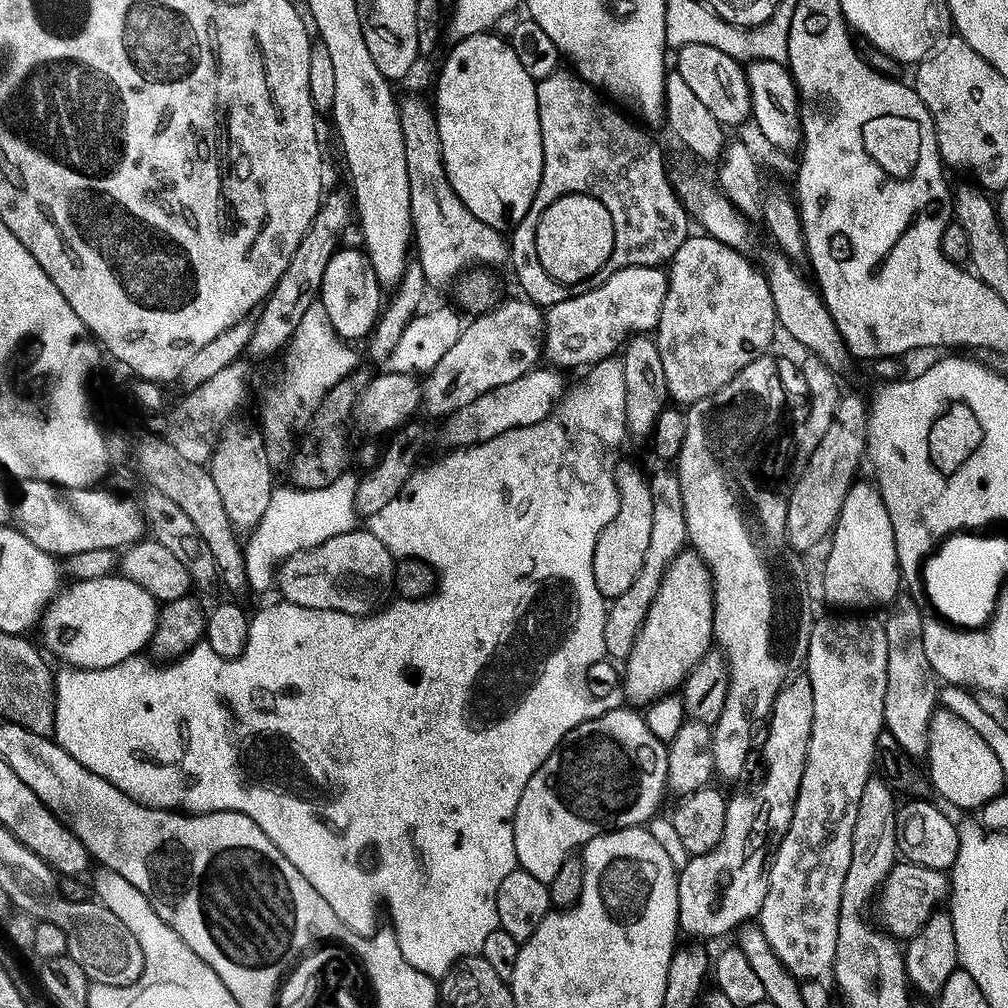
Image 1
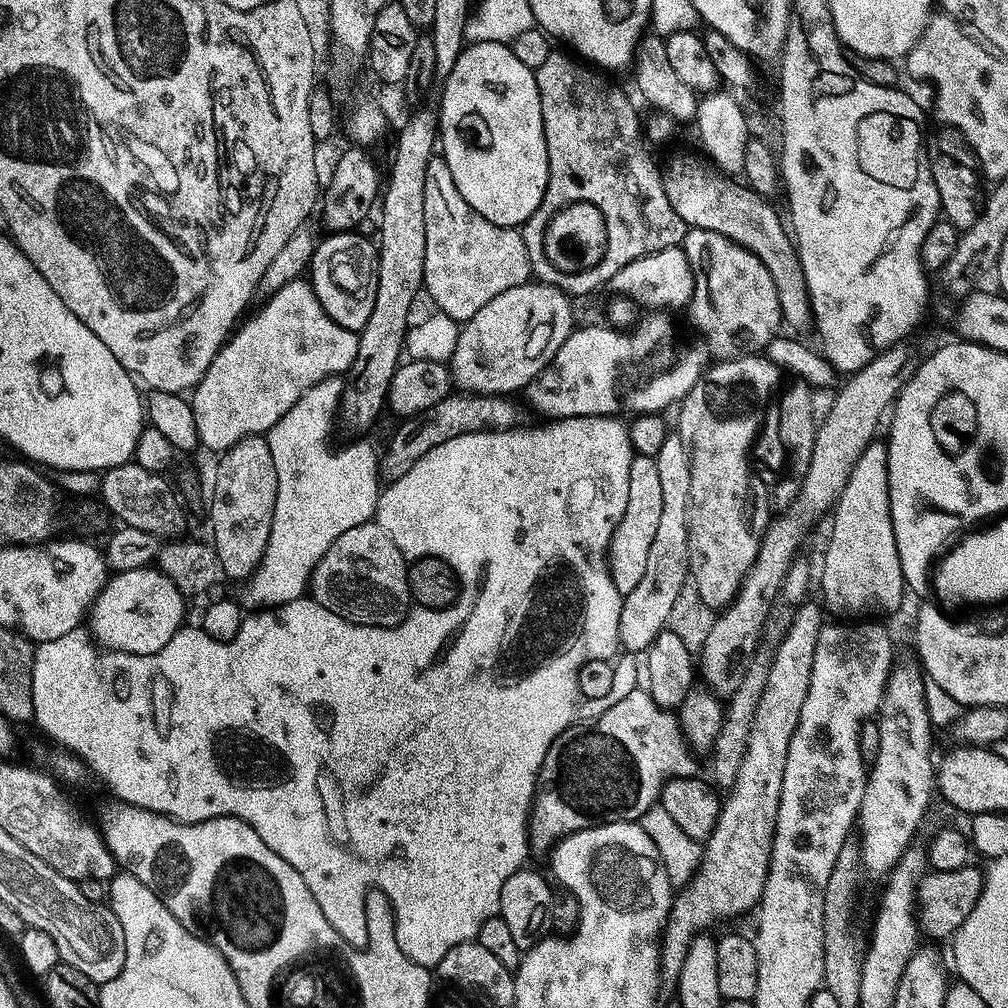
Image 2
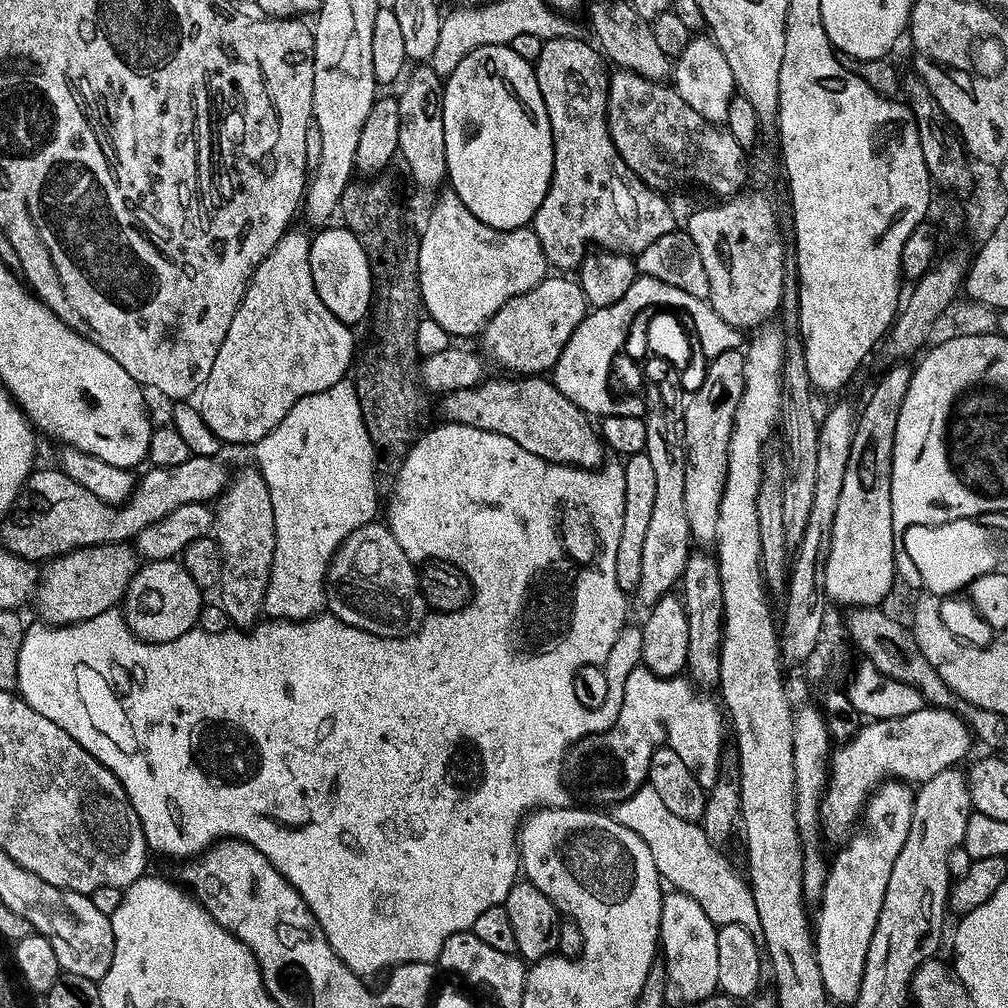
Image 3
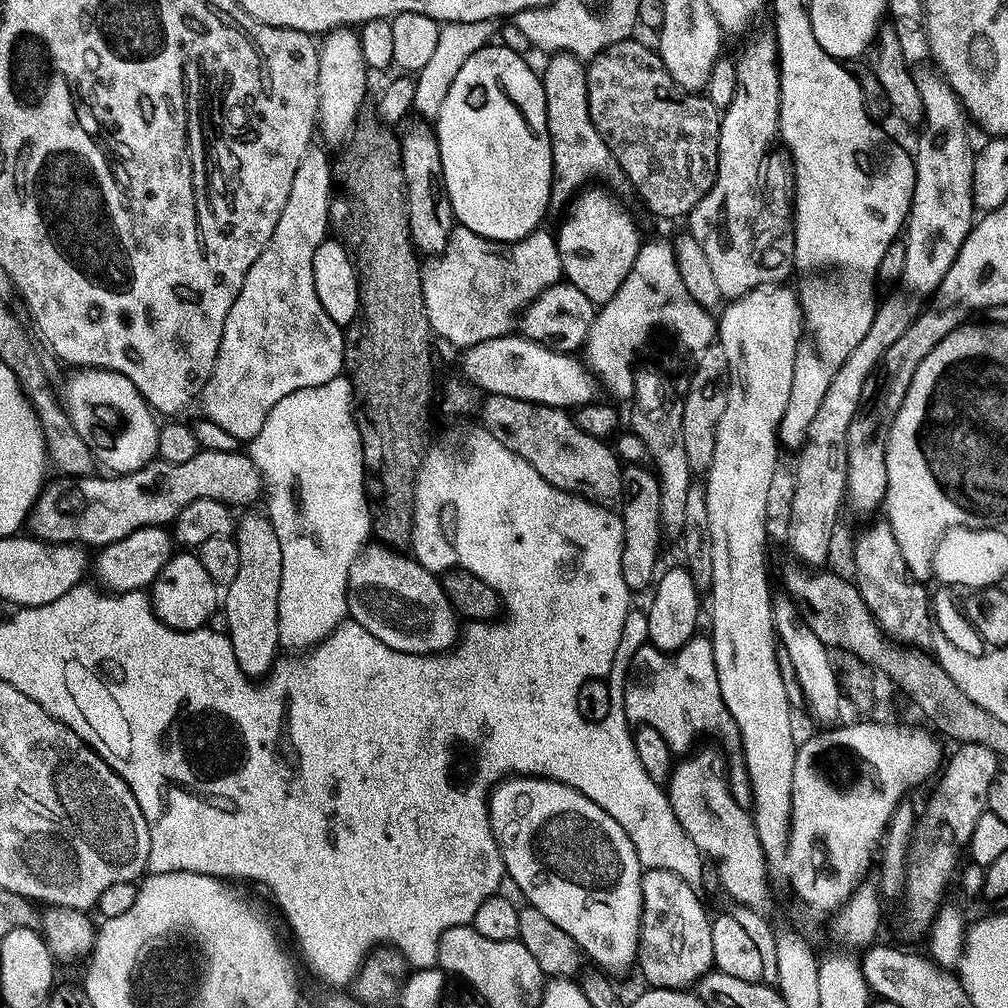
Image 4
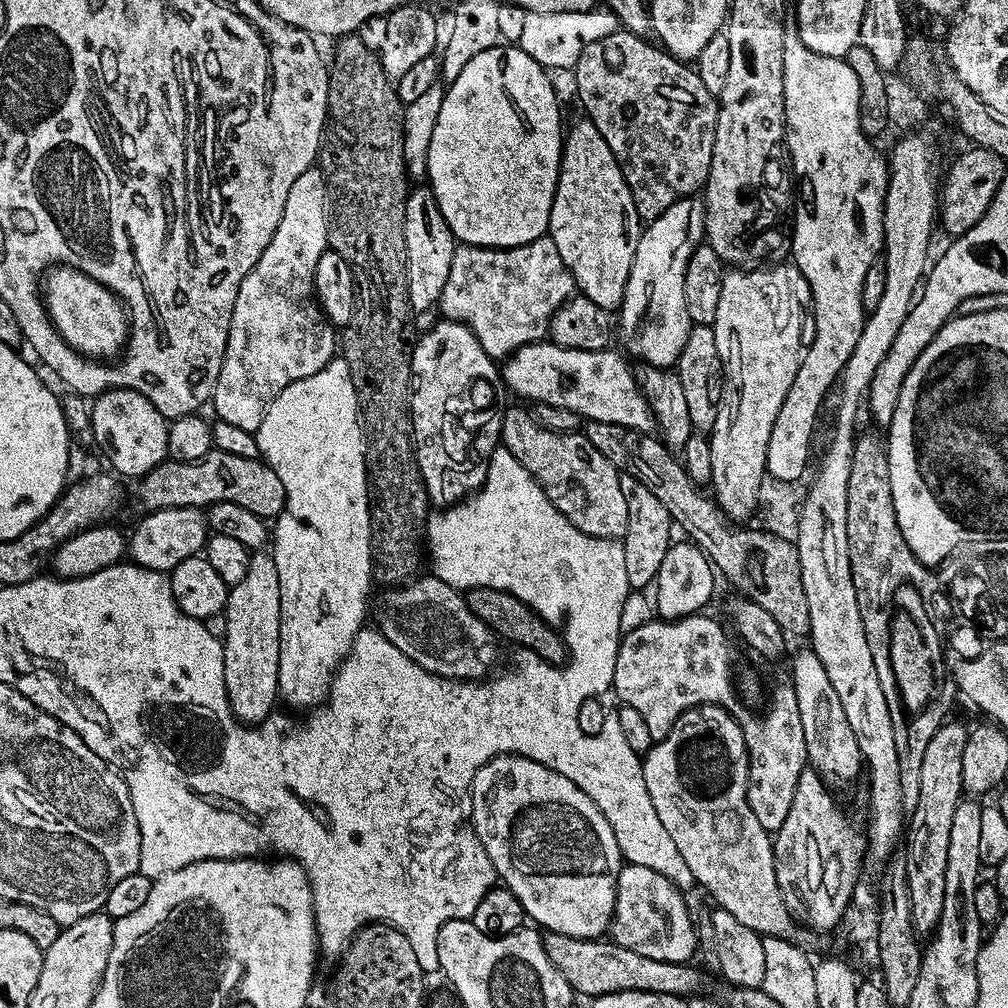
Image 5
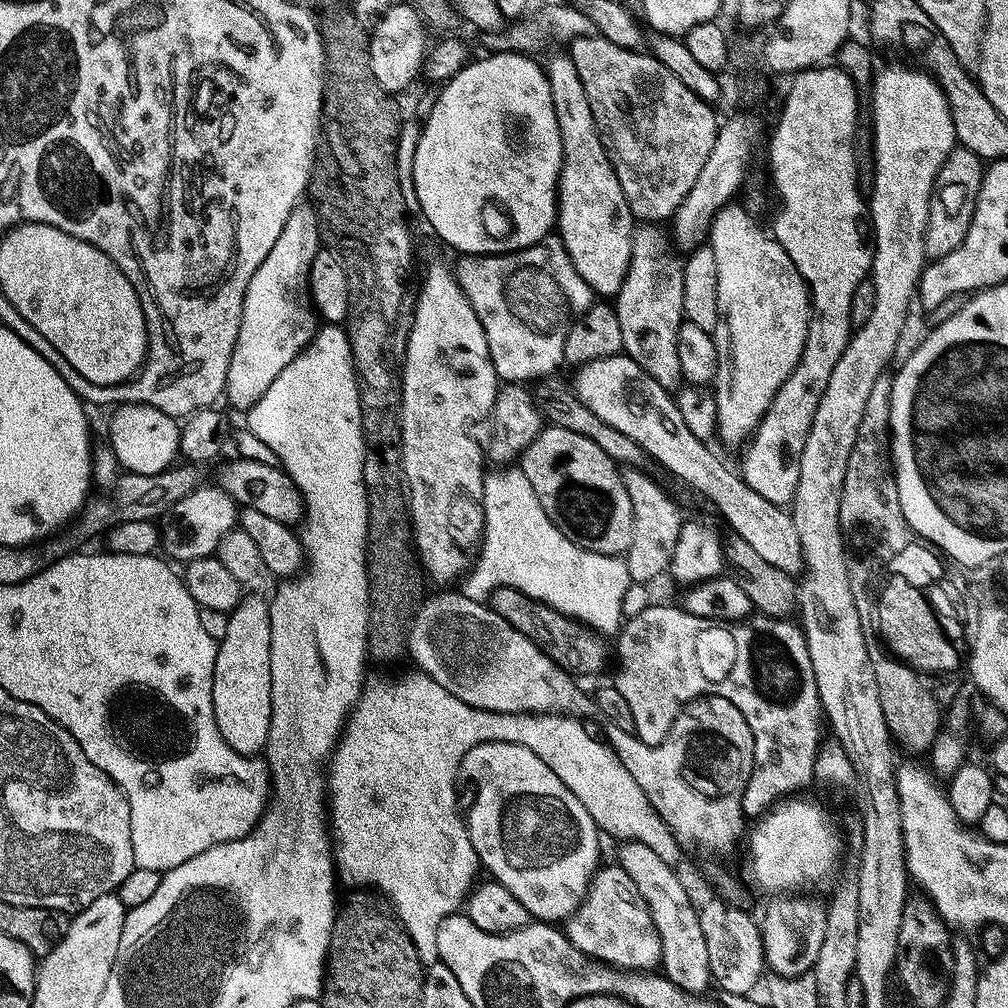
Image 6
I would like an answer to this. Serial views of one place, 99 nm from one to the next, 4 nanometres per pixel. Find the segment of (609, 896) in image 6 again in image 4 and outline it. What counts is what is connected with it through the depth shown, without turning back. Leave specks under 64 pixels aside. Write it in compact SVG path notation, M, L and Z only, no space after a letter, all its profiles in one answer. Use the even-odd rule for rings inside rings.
M649 868L641 875L640 885L644 913L640 919L638 968L644 971L651 987L687 989L714 968L710 915L704 909L697 889L670 870Z

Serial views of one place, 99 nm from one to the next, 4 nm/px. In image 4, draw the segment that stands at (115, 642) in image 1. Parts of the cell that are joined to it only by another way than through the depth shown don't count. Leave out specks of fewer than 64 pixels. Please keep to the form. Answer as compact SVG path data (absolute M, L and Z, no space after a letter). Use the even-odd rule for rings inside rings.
M180 550L162 566L158 578L150 586L152 613L163 622L165 628L189 632L205 627L210 614L218 608L218 585L206 574L199 555L192 550Z

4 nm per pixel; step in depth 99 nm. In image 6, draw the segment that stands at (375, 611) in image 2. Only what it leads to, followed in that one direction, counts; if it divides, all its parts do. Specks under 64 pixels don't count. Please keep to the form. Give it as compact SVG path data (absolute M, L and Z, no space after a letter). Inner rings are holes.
M440 590L424 605L415 609L410 621L407 655L419 671L425 672L438 686L446 686L450 694L462 698L466 706L474 706L483 712L518 712L521 714L567 714L577 718L592 718L597 715L596 701L575 684L564 669L544 653L526 634L518 634L506 618L502 618L487 603L479 604L456 590Z

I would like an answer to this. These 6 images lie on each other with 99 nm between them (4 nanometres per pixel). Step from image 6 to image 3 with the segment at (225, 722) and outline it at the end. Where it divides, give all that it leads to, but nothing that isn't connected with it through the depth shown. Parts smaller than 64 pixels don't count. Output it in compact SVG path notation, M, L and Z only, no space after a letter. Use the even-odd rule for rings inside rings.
M249 466L237 476L235 473L229 479L227 488L220 493L214 504L214 539L224 559L224 572L218 585L218 603L237 629L251 629L264 612L266 588L270 586L270 570L276 549L274 506L259 468Z

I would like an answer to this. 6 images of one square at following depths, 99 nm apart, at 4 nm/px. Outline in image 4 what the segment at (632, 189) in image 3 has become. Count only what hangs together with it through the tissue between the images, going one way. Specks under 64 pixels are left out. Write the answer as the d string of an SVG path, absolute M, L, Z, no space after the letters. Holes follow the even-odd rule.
M557 52L547 57L548 65L545 66L544 72L542 68L542 79L544 81L544 93L546 94L546 118L548 119L548 129L550 130L550 146L552 147L552 199L550 201L553 209L560 208L569 203L592 180L595 176L608 176L608 180L614 187L625 187L626 181L624 172L620 169L620 165L616 163L616 159L612 156L612 151L606 146L606 142L602 138L602 134L598 134L598 130L594 126L594 122L590 118L590 106L588 105L588 69L585 61L576 56L572 56L568 52Z

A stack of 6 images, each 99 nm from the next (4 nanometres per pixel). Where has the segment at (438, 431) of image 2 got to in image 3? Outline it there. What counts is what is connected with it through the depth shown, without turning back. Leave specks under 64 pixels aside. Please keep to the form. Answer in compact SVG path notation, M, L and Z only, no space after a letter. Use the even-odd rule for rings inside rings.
M528 374L523 378L508 379L512 380L485 378L474 386L466 386L466 390L443 393L441 400L444 401L440 404L440 412L444 416L441 417L450 424L474 426L478 430L502 434L502 438L510 438L514 442L518 442L518 446L522 446L522 450L530 450L530 454L538 454L538 458L549 460L551 464L596 466L601 463L602 439L597 425L590 422L587 412L574 406L574 402L570 402L570 398L566 398L566 394L562 394L553 386L551 379L540 374Z

